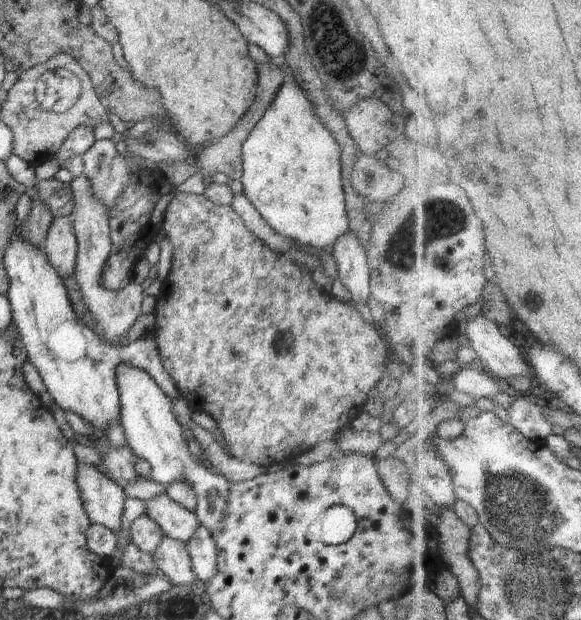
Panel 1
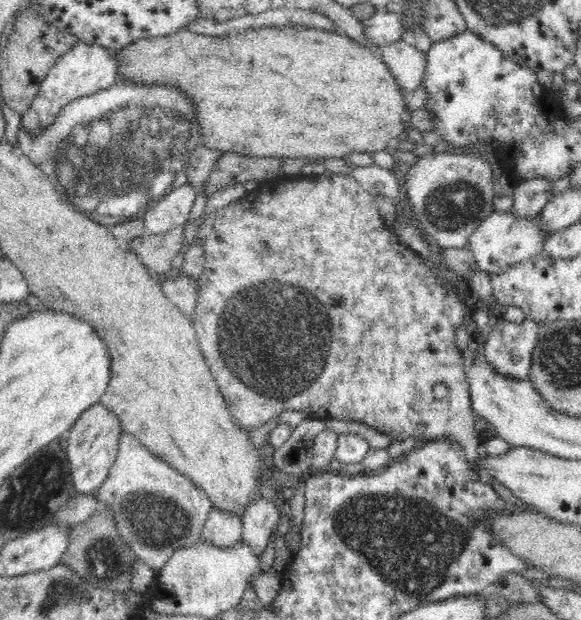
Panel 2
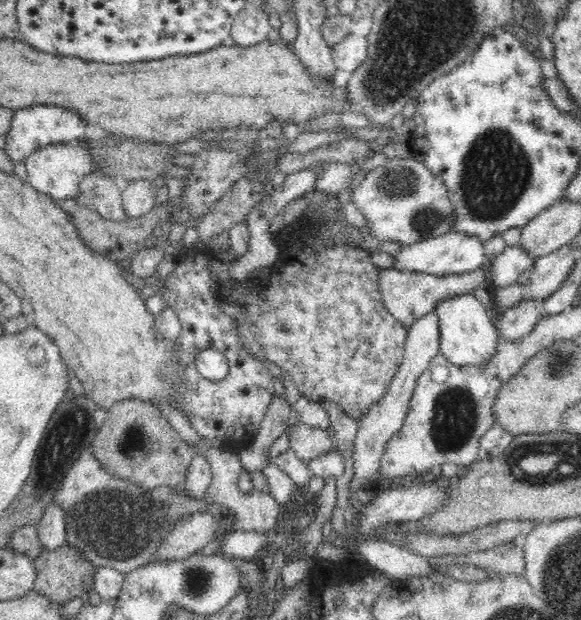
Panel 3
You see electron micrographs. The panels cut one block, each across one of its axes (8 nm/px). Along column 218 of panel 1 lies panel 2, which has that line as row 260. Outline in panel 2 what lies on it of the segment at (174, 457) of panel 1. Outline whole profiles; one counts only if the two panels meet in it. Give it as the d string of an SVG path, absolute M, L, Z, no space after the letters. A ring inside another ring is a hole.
M497 210L480 222L480 226L470 236L467 246L474 253L473 260L478 270L491 276L504 272L508 267L528 260L531 256L540 255L547 237L538 223L538 215L518 217L512 210L506 212Z

